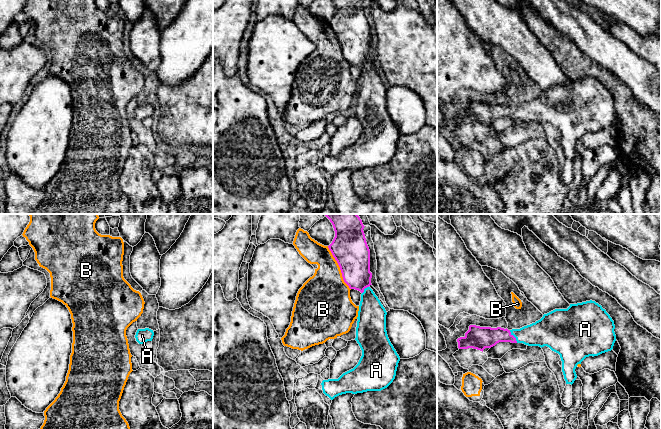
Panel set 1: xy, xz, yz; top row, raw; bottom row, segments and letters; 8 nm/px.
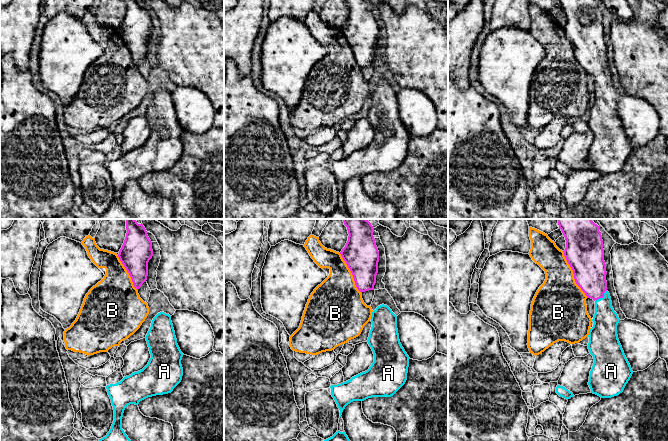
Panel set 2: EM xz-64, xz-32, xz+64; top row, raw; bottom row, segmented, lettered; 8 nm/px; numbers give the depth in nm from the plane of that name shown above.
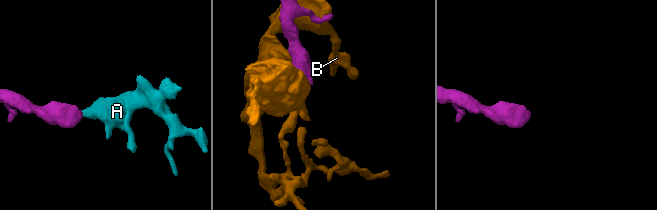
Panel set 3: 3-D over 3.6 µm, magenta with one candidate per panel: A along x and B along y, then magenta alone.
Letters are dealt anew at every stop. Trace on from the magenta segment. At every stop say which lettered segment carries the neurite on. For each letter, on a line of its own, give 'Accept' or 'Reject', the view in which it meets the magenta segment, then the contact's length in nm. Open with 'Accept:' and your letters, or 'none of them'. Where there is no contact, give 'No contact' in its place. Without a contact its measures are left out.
Accept: A
A: Accept. Touches magenta in yz. Shared border 120 nm
B: Reject. Touches magenta in xz. Shared border 400 nm

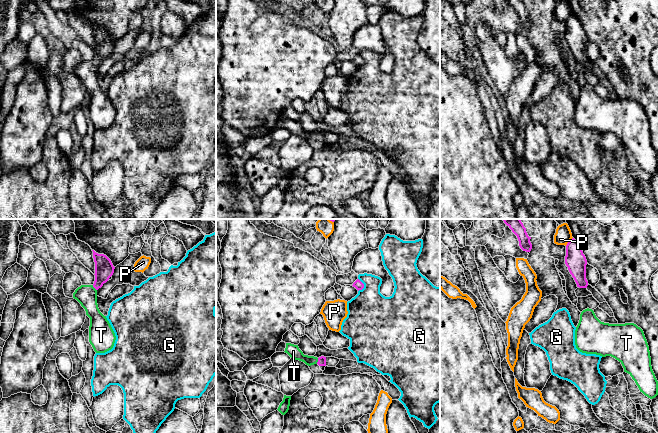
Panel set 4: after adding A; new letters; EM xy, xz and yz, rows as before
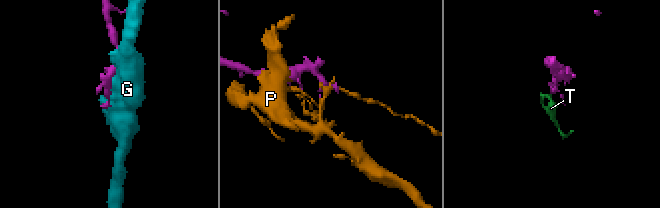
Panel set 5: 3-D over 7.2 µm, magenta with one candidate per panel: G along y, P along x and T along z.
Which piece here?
Accept: T
G: Reject. Touches magenta in xz. Shared border 110 nm
P: Reject. Touches magenta in yz. Shared border 90 nm
T: Accept. Touches magenta in xz. Shared border 50 nm

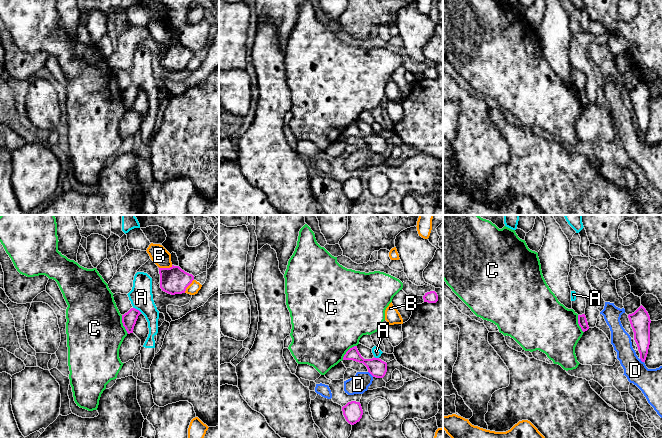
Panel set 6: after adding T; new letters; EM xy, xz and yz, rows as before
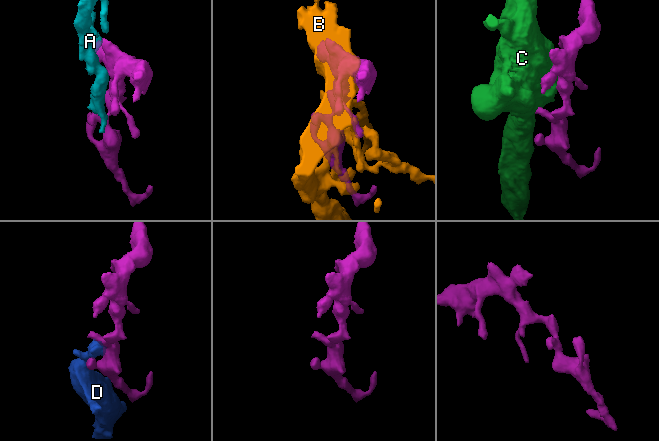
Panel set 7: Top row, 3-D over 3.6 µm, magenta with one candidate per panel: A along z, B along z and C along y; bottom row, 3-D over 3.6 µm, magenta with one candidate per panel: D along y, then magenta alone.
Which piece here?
Accept: none of them
A: Reject. Touches magenta in xy. Shared border 80 nm
B: Reject. Touches magenta in xy. Shared border 120 nm
C: Reject. Touches magenta in xy. Shared border 160 nm
D: Reject. Touches magenta in xz. Shared border 60 nm

